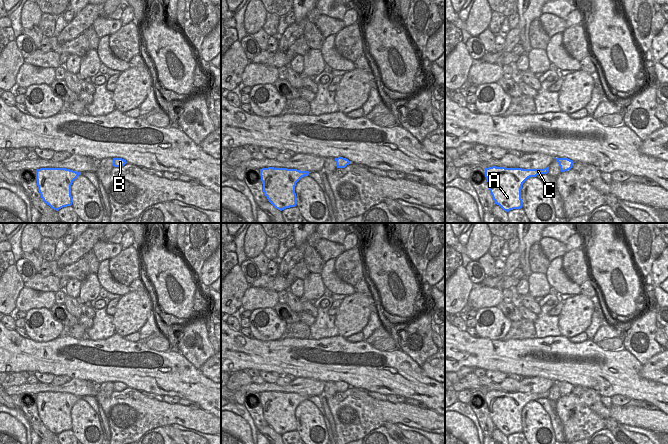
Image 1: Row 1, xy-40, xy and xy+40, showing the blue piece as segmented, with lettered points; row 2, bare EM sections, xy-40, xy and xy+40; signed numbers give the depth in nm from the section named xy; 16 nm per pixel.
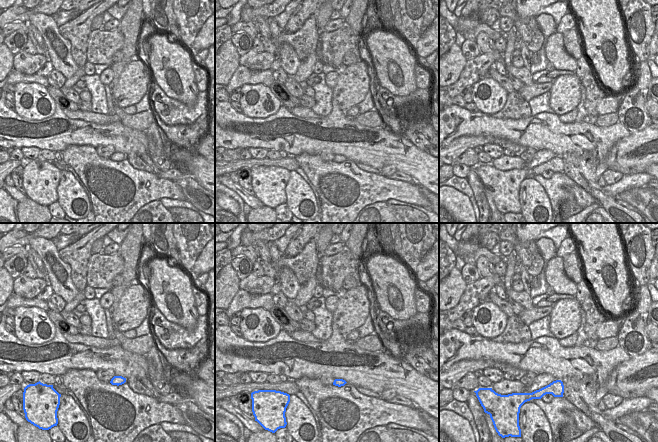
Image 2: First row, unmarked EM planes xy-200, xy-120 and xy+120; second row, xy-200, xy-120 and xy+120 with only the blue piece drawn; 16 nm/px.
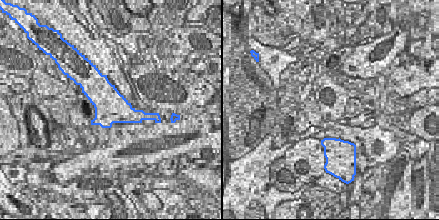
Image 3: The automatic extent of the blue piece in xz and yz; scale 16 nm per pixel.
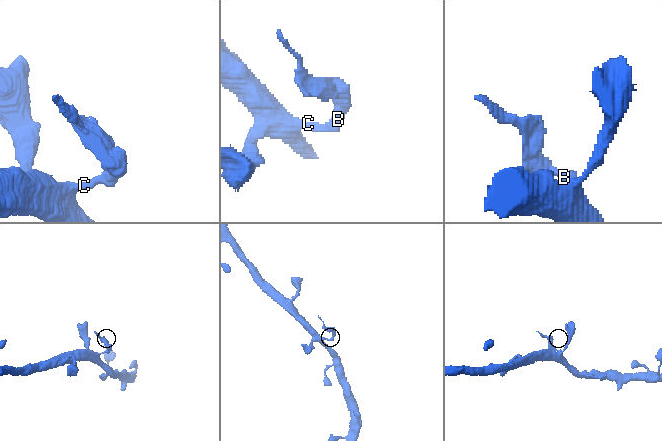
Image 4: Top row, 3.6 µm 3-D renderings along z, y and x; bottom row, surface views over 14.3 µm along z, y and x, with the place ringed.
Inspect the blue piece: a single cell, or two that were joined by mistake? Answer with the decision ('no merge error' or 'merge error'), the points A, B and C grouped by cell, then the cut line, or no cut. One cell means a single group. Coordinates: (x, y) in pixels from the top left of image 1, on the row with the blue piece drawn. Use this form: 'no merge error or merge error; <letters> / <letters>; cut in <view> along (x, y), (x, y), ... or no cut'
merge error; A / B C; cut in xy+40 along (503, 171), (509, 174), (516, 174), (520, 178), (527, 178)

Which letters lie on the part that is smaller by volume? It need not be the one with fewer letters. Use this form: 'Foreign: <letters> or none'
Foreign: B, C.

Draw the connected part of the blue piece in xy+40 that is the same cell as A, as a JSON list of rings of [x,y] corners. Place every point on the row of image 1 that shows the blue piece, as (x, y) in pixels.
[[[488,167],[485,169],[485,177],[495,204],[504,211],[522,208],[521,189],[523,183],[528,179],[521,179],[514,174],[506,174],[504,171],[514,171],[505,167]]]

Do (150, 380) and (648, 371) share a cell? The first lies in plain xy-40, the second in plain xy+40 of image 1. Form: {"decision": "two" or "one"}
{"decision": "two"}

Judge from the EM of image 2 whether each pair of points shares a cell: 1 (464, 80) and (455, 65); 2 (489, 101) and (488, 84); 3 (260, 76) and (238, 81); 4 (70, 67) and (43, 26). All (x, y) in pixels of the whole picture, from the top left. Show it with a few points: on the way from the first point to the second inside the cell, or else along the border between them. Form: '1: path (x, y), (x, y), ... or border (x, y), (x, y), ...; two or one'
1: border (467, 60), (459, 77), (449, 85); two
2: path (489, 97), (491, 95), (491, 88); one
3: path (255, 77), (243, 77); one
4: path (60, 59), (46, 37); one

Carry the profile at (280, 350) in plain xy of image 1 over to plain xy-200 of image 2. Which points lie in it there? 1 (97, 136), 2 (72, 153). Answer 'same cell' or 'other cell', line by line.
1: same cell
2: other cell

